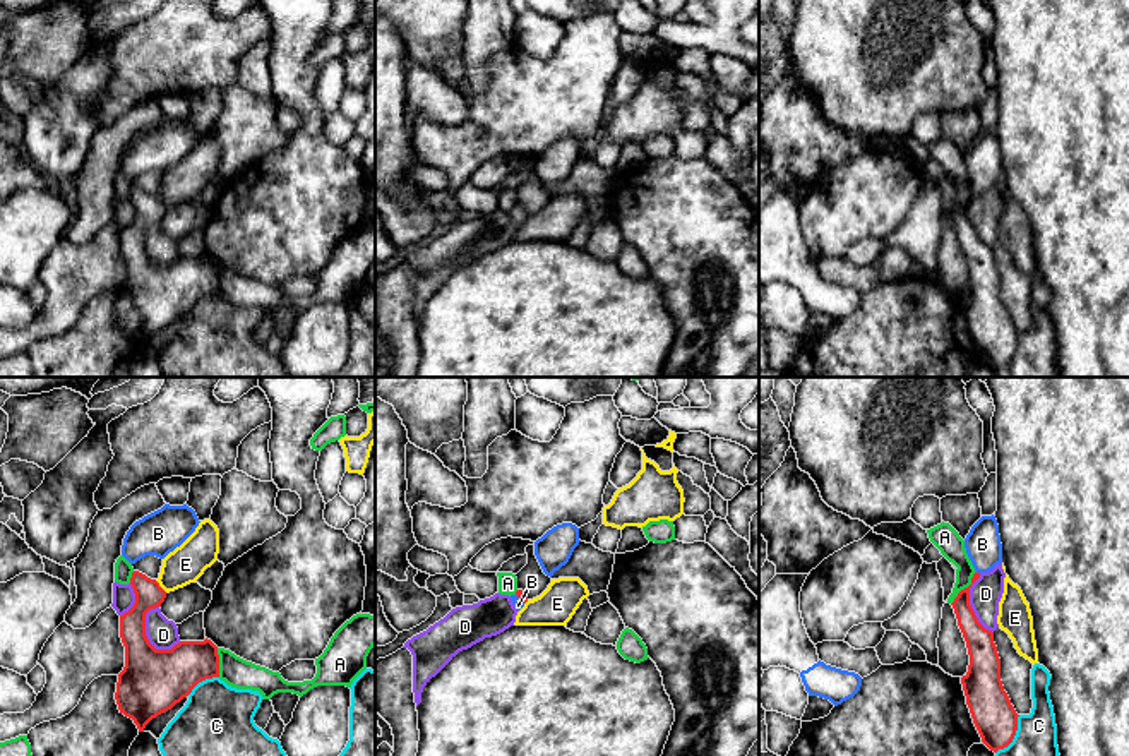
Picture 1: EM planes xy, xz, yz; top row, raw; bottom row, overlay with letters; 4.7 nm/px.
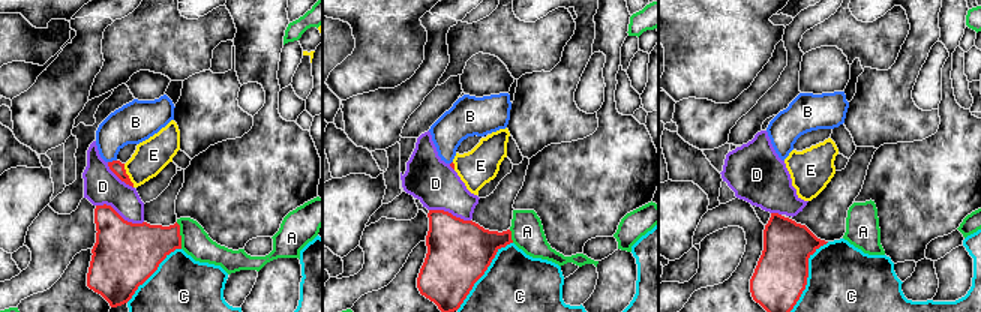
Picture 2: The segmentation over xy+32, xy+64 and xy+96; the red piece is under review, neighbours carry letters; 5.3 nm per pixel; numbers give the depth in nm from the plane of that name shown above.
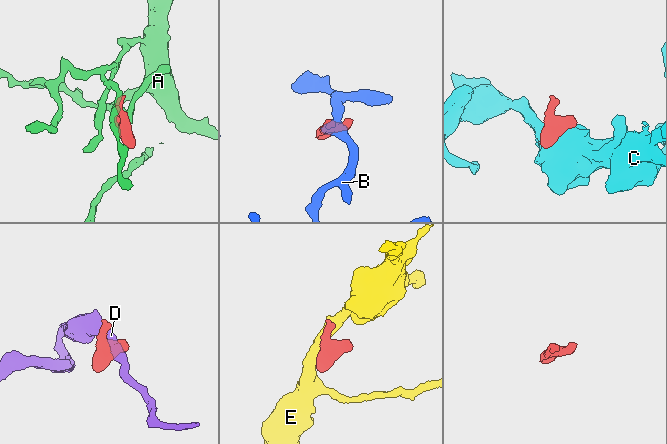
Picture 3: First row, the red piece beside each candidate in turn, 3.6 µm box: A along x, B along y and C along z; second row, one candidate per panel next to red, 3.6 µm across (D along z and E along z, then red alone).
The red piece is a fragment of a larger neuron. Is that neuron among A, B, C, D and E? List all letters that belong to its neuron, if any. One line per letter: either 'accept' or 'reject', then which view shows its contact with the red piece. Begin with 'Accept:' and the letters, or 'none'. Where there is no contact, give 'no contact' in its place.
Accept: B
A: reject; contact in yz
B: accept; contact in xz
C: reject; contact in xy
D: reject; contact in xy
E: reject; contact in xy

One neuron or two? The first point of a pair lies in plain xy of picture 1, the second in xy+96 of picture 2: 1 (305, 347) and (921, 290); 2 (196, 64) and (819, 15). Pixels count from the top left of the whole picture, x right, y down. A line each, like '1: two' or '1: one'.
1: two
2: two

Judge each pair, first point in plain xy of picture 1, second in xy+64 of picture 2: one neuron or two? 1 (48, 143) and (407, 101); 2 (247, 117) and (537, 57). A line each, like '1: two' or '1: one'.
1: one
2: two

